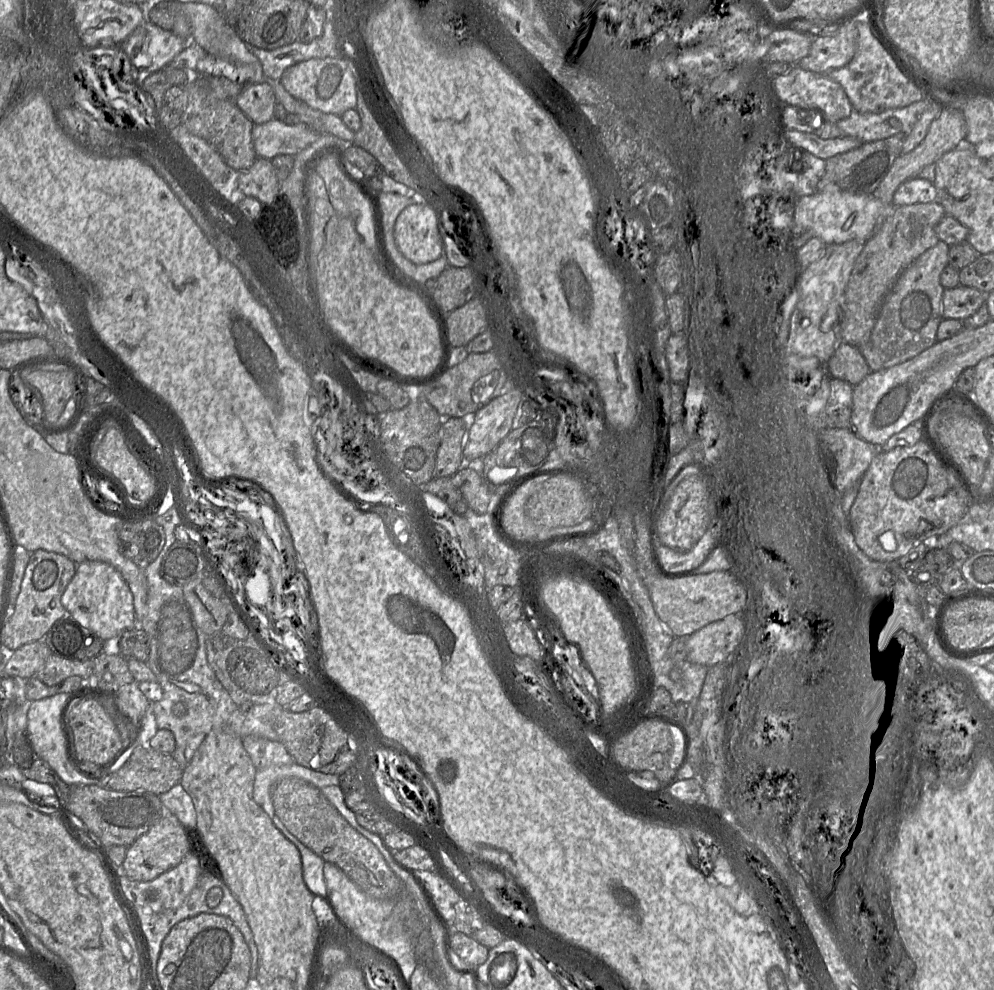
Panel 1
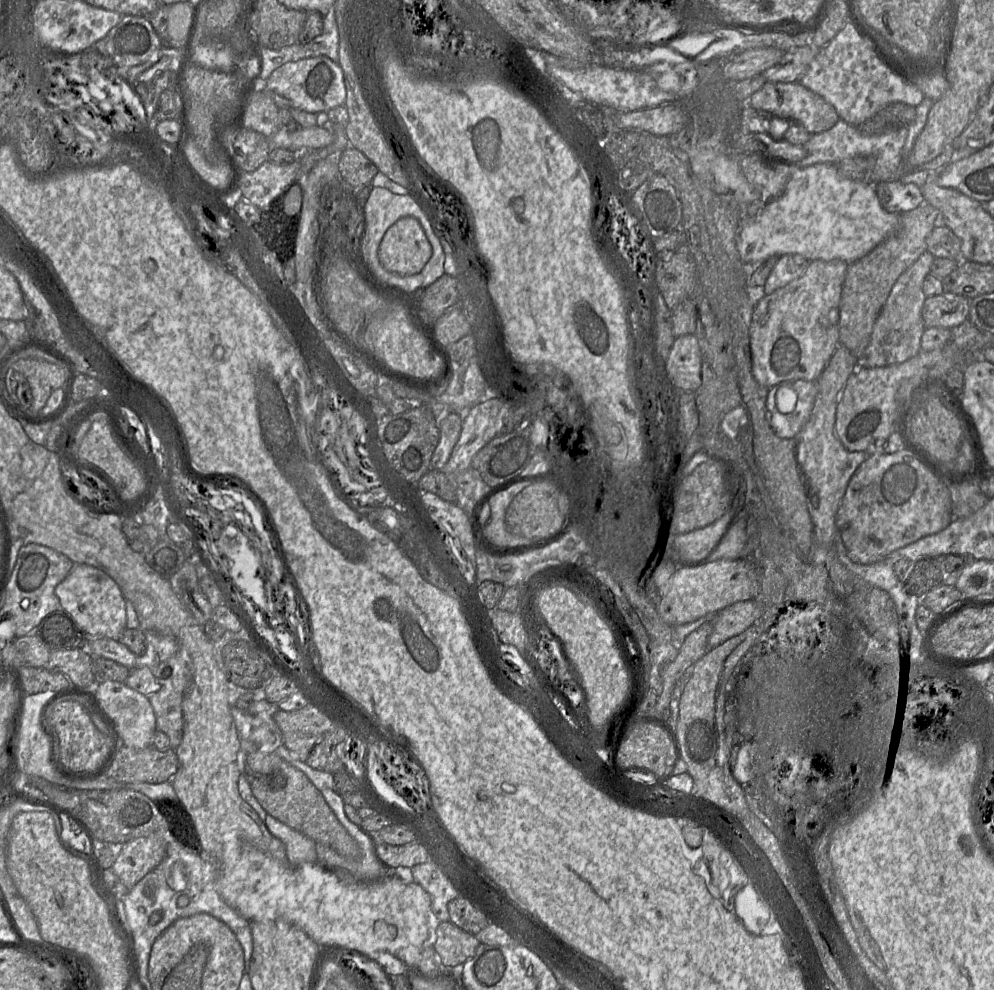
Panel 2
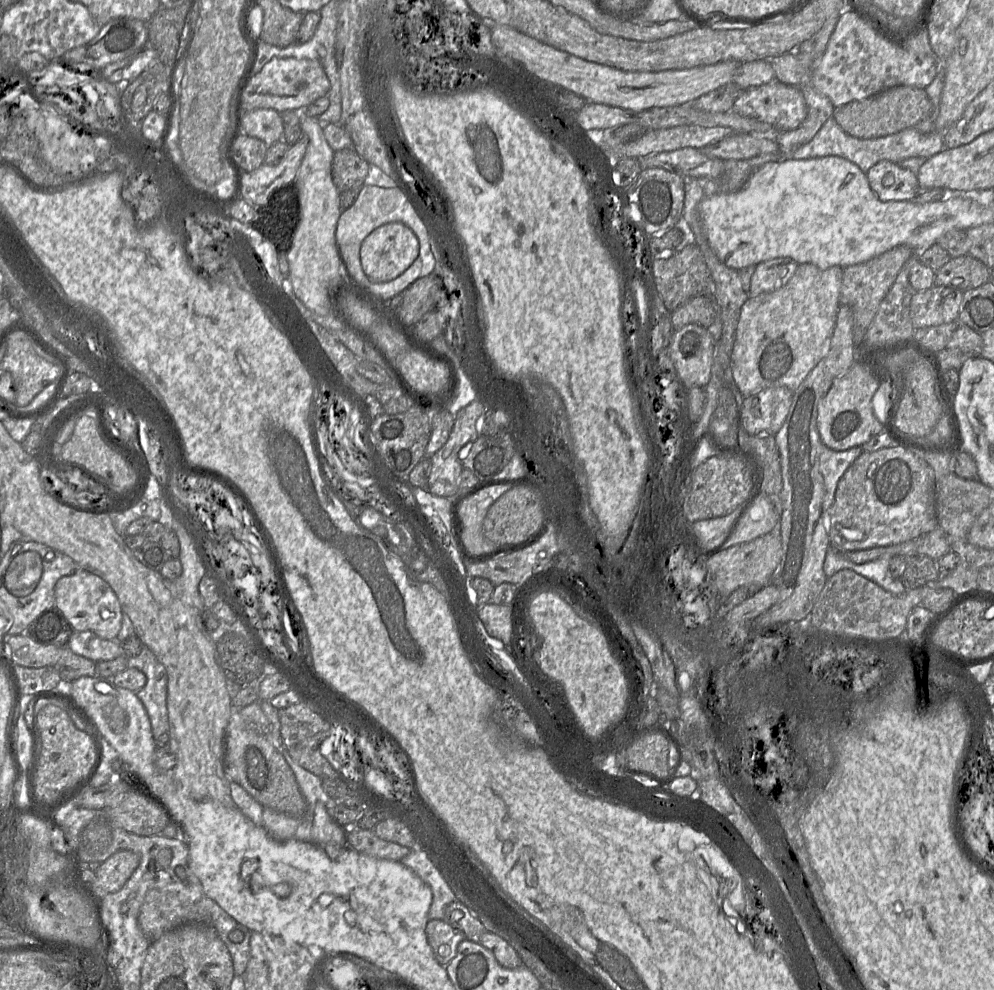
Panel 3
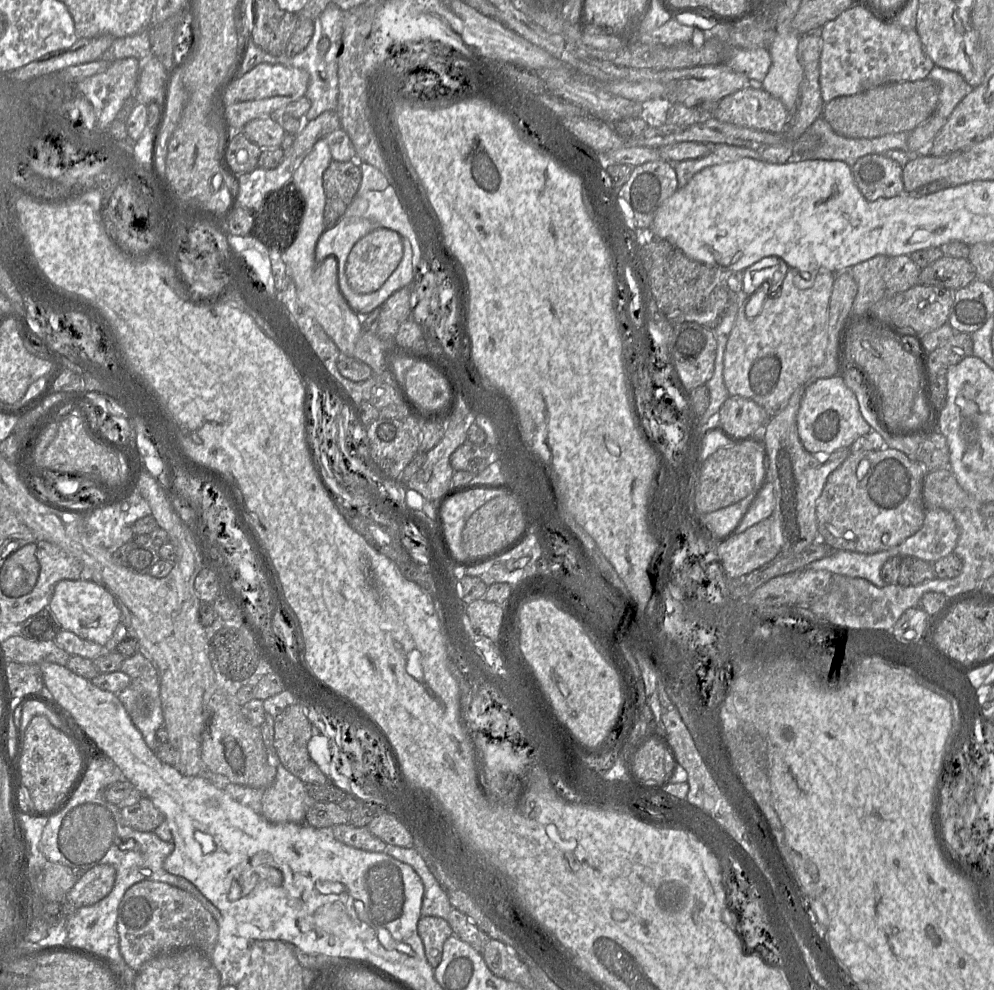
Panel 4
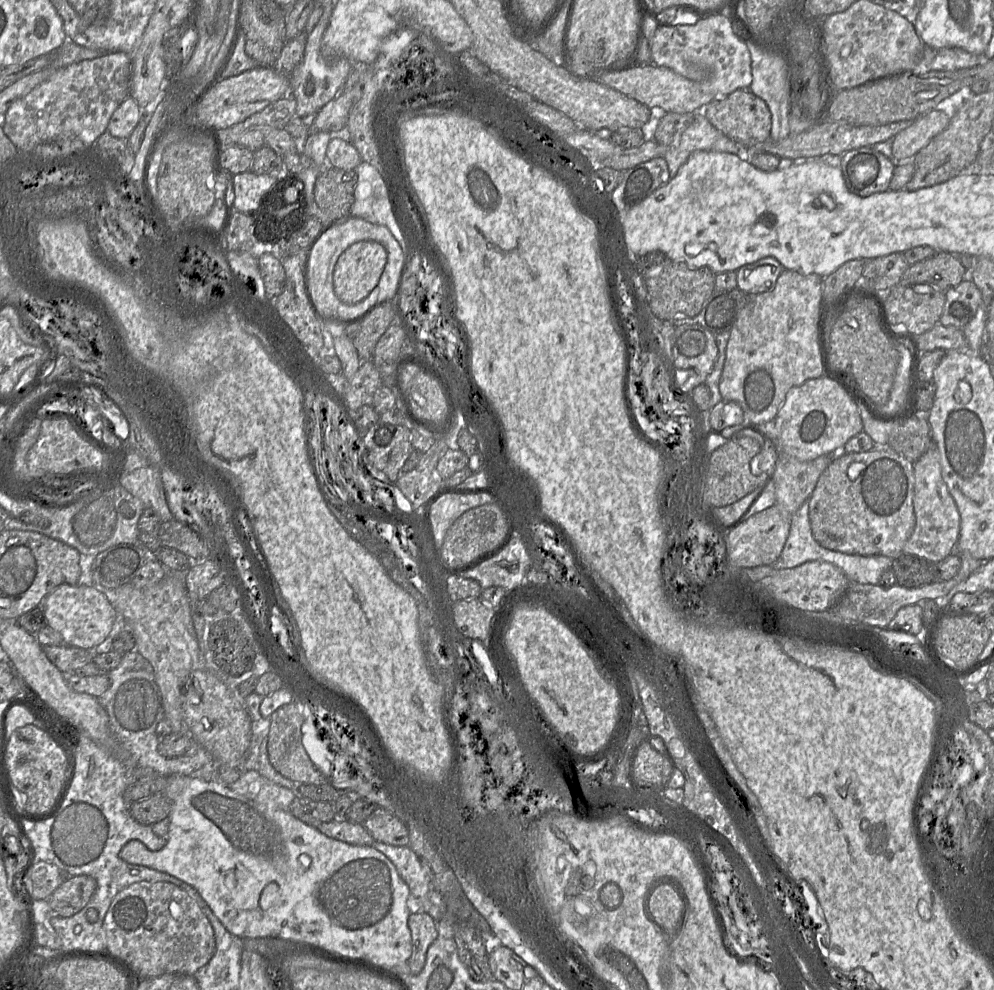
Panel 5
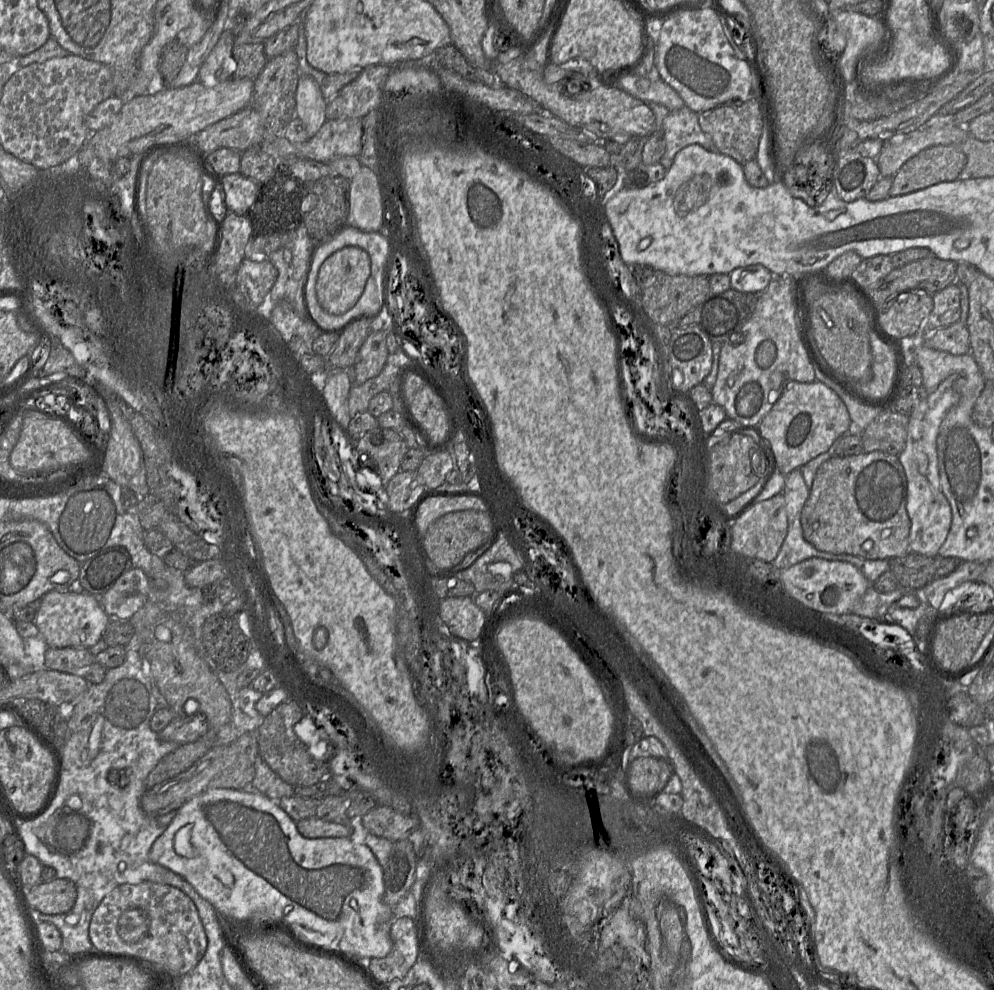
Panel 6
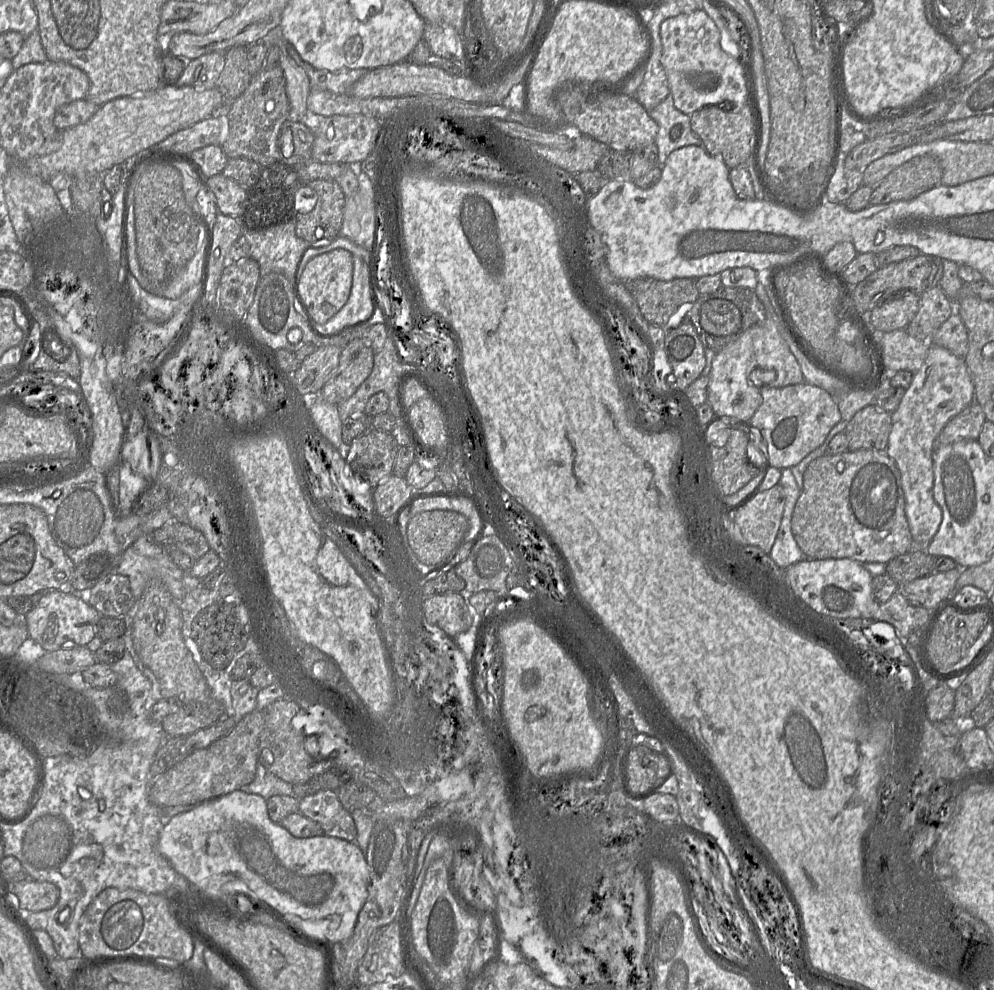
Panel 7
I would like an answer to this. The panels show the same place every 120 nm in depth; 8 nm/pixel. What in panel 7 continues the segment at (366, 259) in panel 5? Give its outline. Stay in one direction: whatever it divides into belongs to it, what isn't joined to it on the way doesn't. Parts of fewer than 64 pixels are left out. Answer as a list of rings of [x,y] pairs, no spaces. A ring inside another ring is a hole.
[[[335,249],[311,259],[298,281],[297,294],[305,305],[314,324],[324,324],[347,303],[353,277],[352,255],[344,249]]]

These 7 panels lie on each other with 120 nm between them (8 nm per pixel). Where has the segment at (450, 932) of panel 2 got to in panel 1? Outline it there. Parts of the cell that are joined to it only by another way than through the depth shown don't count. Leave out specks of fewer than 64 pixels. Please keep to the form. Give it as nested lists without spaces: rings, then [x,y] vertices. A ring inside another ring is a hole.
[[[457,930],[448,940],[448,959],[460,972],[474,971],[488,958],[489,949]]]

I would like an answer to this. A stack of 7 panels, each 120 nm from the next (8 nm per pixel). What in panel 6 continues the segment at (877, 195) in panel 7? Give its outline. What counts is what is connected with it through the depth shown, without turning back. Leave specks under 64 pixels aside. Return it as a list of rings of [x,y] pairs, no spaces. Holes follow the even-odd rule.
[[[933,146],[907,160],[892,177],[889,196],[906,195],[960,178],[966,156],[957,146]]]

